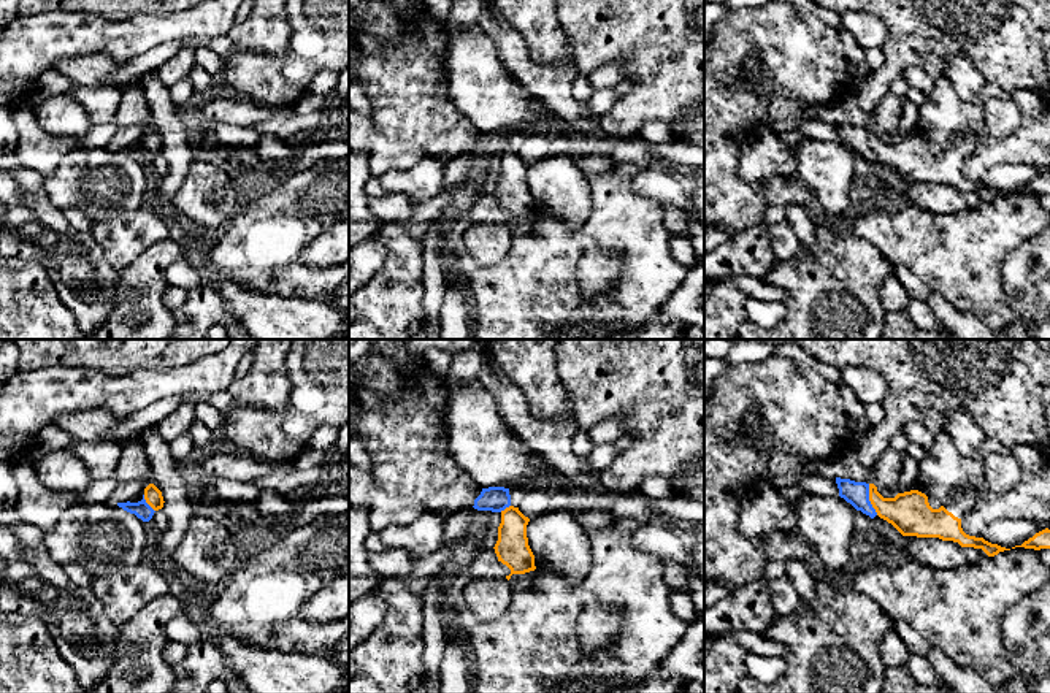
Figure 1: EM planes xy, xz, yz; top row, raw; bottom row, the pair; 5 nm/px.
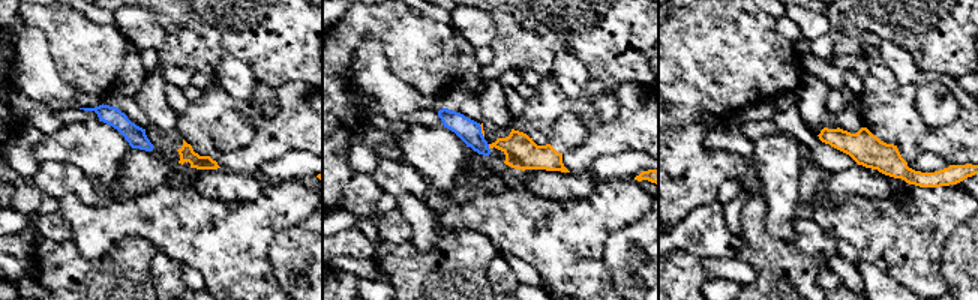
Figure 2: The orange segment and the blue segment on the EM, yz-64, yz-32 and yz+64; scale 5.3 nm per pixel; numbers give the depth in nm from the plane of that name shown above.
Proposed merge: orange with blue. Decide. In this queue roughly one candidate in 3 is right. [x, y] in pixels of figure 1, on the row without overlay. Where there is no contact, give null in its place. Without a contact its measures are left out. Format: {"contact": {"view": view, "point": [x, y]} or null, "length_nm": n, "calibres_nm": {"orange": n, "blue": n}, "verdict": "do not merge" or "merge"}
{"contact": {"view": "yz", "point": [869, 145]}, "length_nm": 170, "calibres_nm": {"orange": 220, "blue": 120}, "verdict": "merge"}

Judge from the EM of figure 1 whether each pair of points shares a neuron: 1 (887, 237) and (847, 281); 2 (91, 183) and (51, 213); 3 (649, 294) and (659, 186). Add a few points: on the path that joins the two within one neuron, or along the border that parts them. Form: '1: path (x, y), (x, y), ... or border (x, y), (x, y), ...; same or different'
1: border (841, 235), (866, 240), (893, 268); different
2: border (43, 178), (46, 197), (61, 210); different
3: border (632, 176), (632, 187), (636, 192), (662, 205); different

